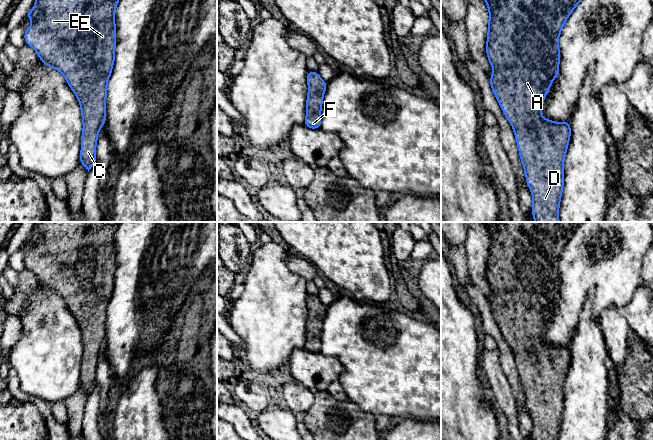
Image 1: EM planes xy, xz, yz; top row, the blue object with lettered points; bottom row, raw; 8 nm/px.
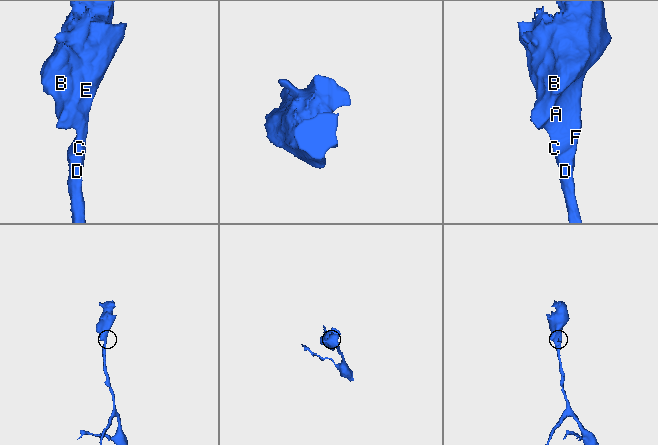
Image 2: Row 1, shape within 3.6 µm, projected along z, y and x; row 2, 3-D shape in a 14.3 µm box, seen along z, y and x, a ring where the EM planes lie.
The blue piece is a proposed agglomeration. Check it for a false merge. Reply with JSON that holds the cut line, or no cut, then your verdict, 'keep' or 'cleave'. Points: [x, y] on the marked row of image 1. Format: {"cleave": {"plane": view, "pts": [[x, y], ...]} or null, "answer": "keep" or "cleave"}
{"cleave": null, "answer": "keep"}

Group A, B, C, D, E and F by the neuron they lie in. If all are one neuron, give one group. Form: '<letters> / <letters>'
A B C D E F

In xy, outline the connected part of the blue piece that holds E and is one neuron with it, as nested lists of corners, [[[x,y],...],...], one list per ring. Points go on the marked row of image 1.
[[[36,0],[36,4],[27,14],[25,19],[29,18],[33,20],[33,24],[29,26],[24,34],[24,39],[26,45],[31,46],[35,49],[38,54],[39,59],[46,64],[49,68],[55,68],[59,70],[62,75],[67,80],[68,85],[75,93],[80,106],[81,106],[81,117],[83,120],[83,132],[81,137],[81,153],[80,153],[80,164],[83,164],[84,167],[89,170],[95,164],[96,158],[96,143],[98,139],[98,132],[100,128],[104,125],[106,120],[106,95],[107,95],[107,83],[109,77],[112,73],[112,68],[115,60],[115,46],[116,46],[116,27],[115,27],[115,18],[114,13],[117,4],[120,0]]]

